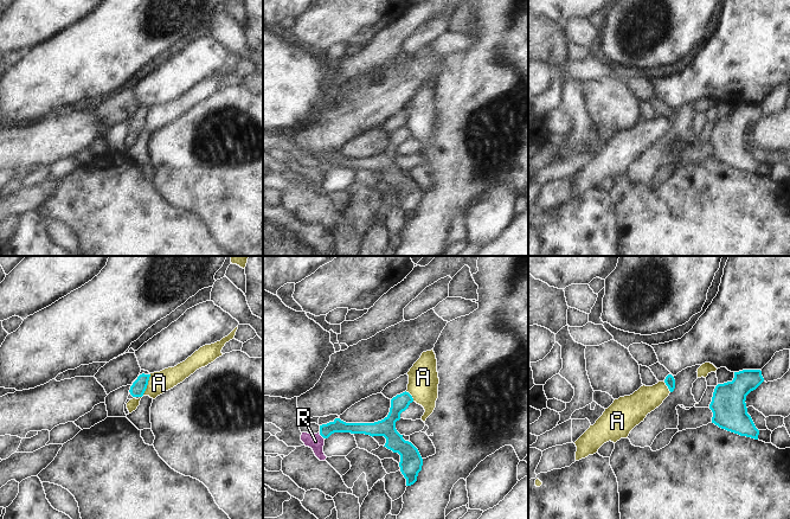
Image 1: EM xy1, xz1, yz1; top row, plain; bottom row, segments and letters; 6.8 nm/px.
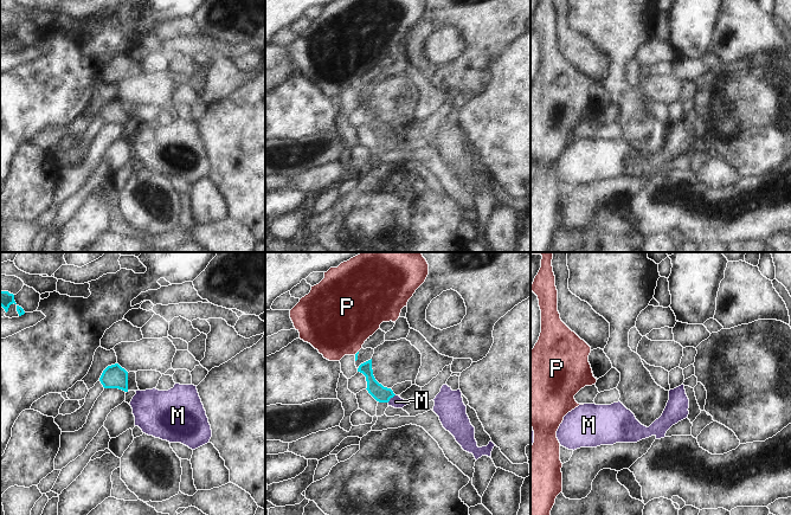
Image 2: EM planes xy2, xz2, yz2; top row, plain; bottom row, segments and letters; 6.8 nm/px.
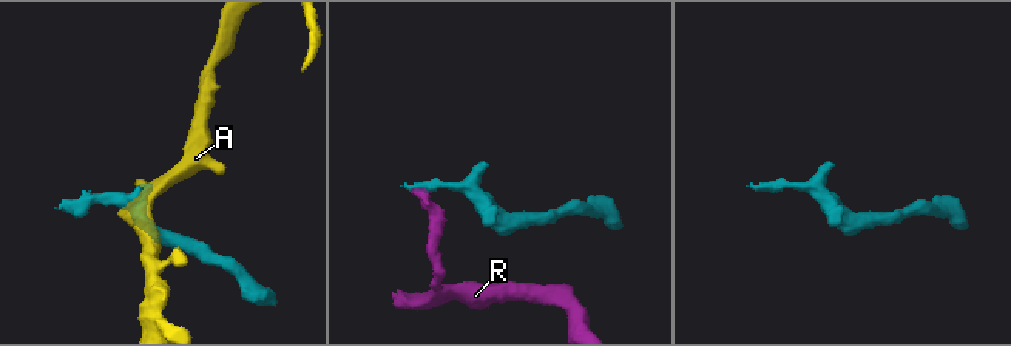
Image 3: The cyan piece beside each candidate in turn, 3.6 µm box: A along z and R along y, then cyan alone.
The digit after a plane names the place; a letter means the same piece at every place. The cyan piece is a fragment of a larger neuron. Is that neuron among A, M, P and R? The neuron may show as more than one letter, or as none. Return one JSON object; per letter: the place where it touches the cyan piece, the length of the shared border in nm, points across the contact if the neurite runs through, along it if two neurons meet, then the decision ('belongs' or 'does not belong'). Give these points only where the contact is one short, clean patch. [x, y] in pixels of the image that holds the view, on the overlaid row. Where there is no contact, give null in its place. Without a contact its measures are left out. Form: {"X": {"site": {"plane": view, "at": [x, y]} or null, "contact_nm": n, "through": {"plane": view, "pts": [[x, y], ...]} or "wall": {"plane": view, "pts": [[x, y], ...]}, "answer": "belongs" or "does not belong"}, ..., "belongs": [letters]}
{"A": {"site": {"plane": "xy1", "at": [146, 386]}, "contact_nm": 180, "wall": {"plane": "xy1", "pts": [[151, 375], [147, 388], [140, 397]]}, "answer": "does not belong"}, "M": {"site": {"plane": "xz2", "at": [391, 397]}, "contact_nm": 80, "through": {"plane": "xz2", "pts": [[383, 394], [391, 397], [396, 401]]}, "answer": "belongs"}, "P": {"site": {"plane": "xz2", "at": [357, 353]}, "contact_nm": 40, "wall": {"plane": "xz2", "pts": [[358, 351], [354, 354]]}, "answer": "does not belong"}, "R": {"site": {"plane": "xz1", "at": [321, 435]}, "contact_nm": 60, "wall": {"plane": "xz1", "pts": [[319, 433], [323, 439]]}, "answer": "does not belong"}, "belongs": ["M"]}

